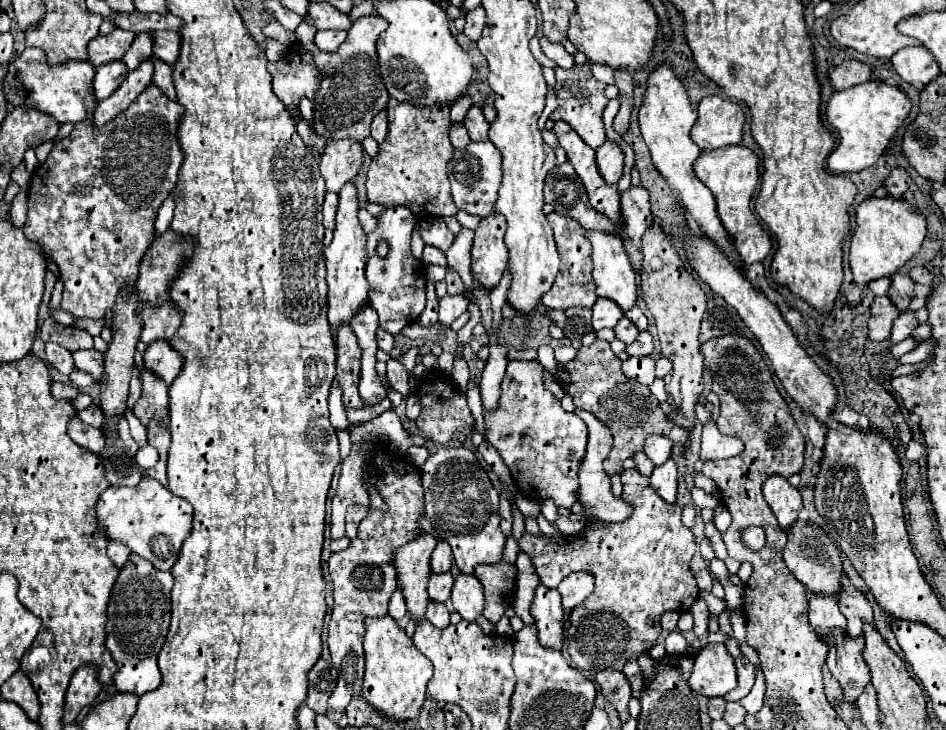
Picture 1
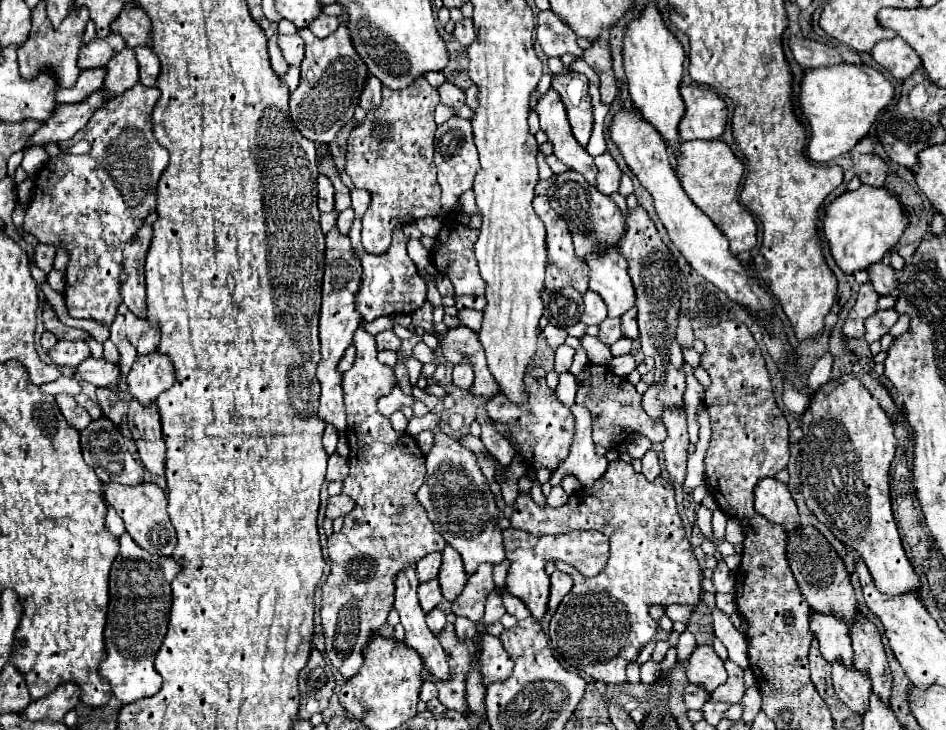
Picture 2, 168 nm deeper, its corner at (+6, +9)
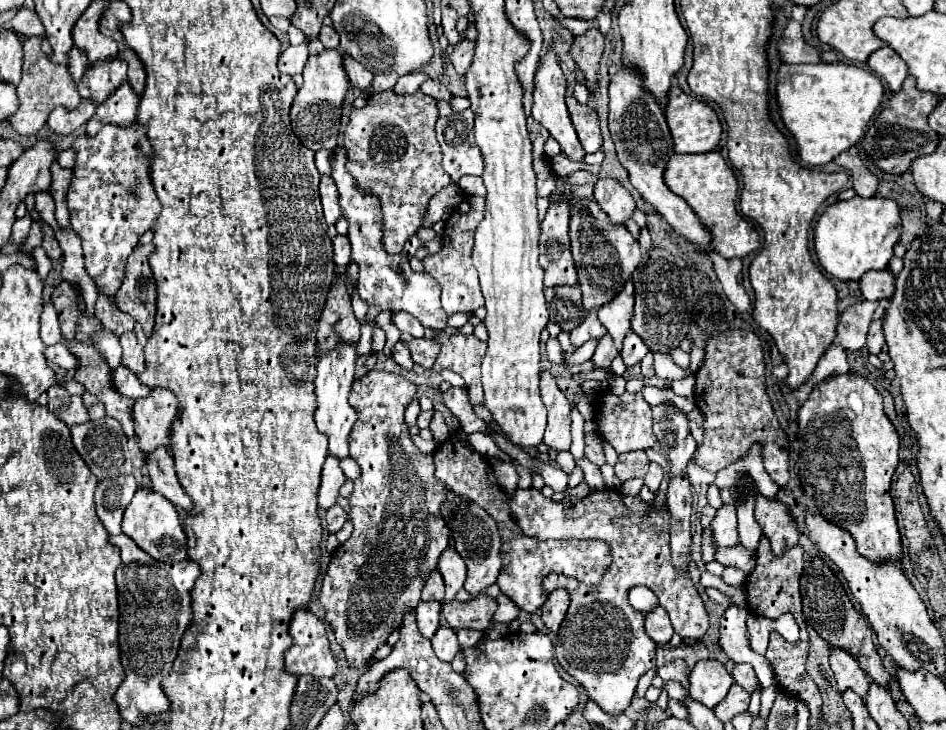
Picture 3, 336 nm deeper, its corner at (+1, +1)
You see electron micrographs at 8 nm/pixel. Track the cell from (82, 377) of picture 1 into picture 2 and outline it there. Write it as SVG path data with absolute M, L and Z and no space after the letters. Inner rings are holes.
M86 358L76 366L76 374L94 384L94 386L116 386L118 378L118 366L108 362L108 360L96 360L96 358Z

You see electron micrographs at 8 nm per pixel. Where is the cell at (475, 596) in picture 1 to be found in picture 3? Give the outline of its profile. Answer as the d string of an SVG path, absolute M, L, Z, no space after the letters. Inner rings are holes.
M453 546L445 548L445 554L441 554L441 558L439 558L437 570L441 572L441 576L445 580L445 588L447 588L445 600L453 600L465 582L465 562L459 558L459 554Z

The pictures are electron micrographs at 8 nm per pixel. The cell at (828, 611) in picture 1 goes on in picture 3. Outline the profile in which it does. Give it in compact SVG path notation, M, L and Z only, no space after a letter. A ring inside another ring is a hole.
M831 648L829 660L831 660L831 668L835 674L839 692L843 694L845 690L853 690L855 694L859 694L865 700L871 680L867 678L865 672L859 670L859 664L845 650L839 650L839 648Z

